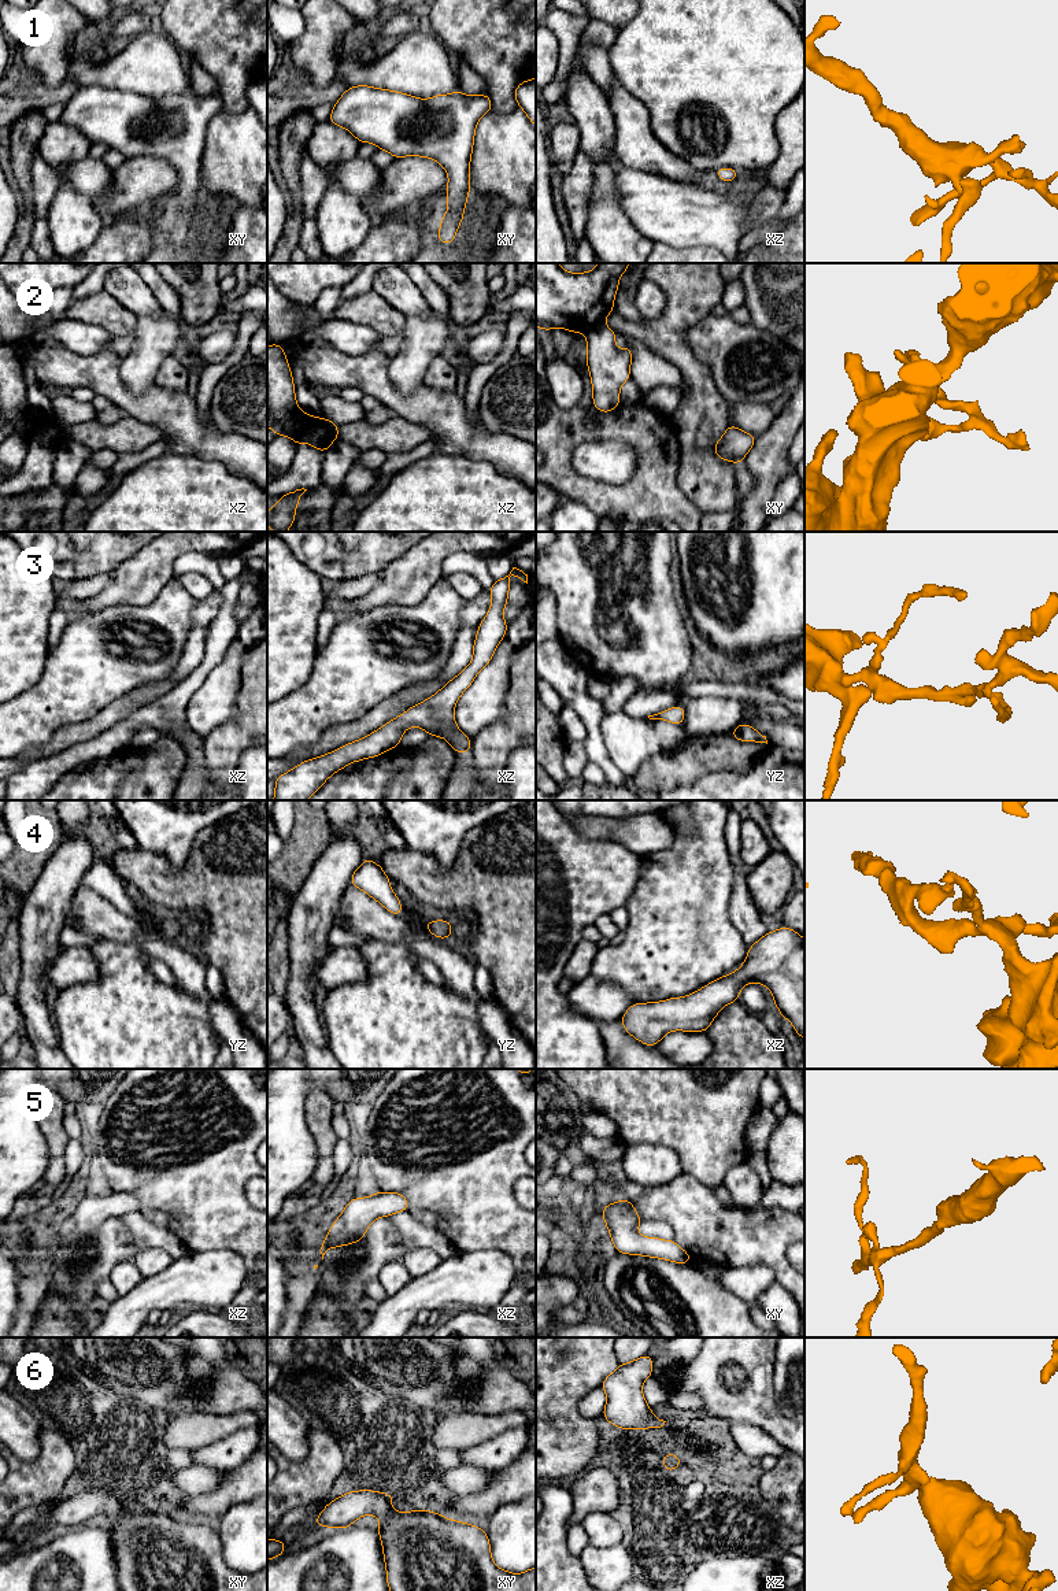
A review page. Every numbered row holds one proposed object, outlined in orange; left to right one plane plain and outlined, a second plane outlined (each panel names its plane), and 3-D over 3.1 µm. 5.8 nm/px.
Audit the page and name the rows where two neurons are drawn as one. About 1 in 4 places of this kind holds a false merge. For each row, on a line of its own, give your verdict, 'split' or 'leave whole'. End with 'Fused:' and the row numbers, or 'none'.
1: leave whole
2: split
3: leave whole
4: leave whole
5: leave whole
6: leave whole
Fused: 2

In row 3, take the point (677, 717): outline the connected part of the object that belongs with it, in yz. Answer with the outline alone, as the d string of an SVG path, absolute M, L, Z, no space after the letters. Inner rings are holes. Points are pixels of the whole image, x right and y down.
M674 706L654 715L648 715L650 719L669 721L676 725L681 725L685 719L685 710L681 706Z

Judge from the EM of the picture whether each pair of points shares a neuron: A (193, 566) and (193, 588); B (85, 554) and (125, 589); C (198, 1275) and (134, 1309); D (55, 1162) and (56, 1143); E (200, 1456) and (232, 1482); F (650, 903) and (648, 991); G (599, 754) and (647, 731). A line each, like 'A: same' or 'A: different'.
A: different
B: different
C: same
D: same
E: different
F: same
G: different

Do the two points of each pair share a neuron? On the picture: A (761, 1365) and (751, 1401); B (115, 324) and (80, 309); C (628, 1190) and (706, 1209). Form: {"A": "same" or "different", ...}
{"A": "same", "B": "same", "C": "different"}

